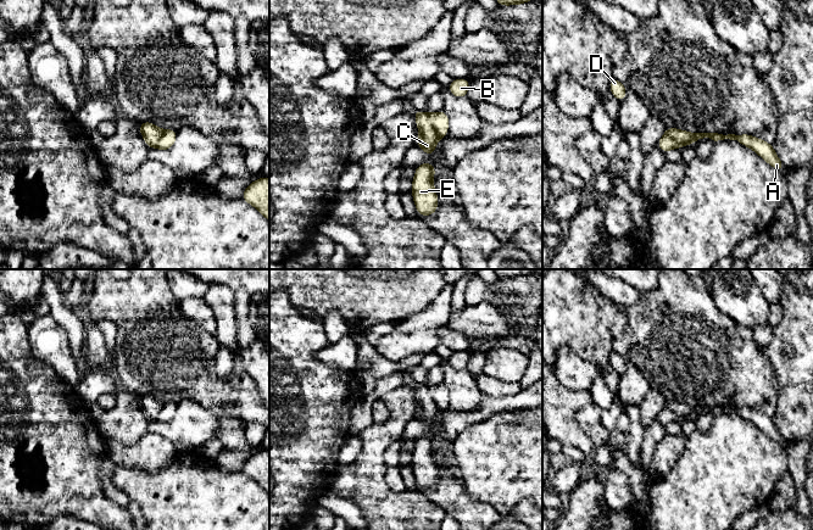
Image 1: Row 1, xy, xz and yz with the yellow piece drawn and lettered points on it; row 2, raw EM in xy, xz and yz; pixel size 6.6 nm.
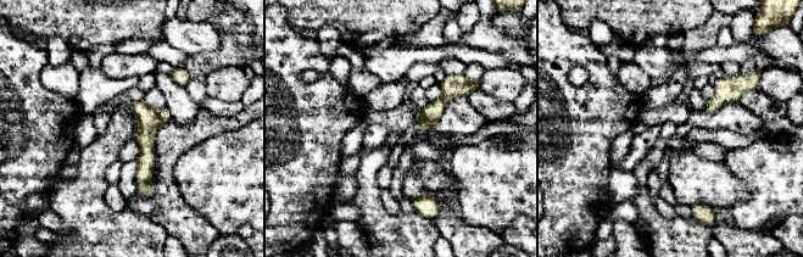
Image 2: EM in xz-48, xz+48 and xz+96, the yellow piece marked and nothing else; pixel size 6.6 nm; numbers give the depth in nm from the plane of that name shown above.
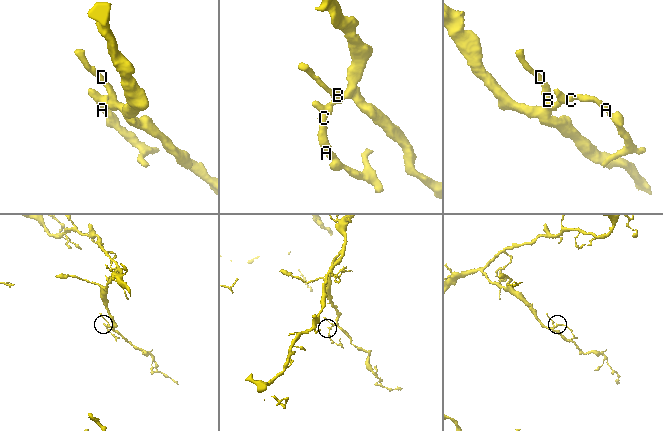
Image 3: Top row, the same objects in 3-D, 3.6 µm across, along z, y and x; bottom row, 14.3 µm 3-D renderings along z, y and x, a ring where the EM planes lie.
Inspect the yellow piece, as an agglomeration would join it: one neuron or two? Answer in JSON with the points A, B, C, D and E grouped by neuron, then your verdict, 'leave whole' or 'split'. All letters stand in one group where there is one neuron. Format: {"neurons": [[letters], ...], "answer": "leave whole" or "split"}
{"neurons": [["A", "C", "E"], ["B", "D"]], "answer": "split"}

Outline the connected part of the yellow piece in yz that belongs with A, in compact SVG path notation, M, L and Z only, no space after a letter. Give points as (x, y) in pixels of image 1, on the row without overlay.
M666 401L664 408L673 412L676 415L679 422L684 418L694 417L695 414L703 412L703 411L709 411L714 414L724 413L724 412L736 413L740 417L742 417L742 418L752 422L754 425L757 425L773 441L779 442L780 445L783 445L786 441L781 436L779 430L776 429L772 417L765 415L758 411L750 408L750 407L723 408L723 407L718 407L718 406L689 406L689 405L676 402L676 401Z

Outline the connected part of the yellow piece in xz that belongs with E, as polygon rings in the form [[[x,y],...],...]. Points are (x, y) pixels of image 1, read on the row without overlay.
[[[428,435],[416,441],[412,454],[412,468],[418,489],[431,489],[438,481],[438,467],[433,457],[435,443],[436,441]]]

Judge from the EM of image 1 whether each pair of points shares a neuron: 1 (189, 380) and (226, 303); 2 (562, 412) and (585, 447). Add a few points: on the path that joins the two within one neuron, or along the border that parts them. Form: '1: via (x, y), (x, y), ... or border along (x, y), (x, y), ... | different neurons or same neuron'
1: border along (213, 336), (220, 346) | different neurons
2: via (562, 420), (578, 439) | same neuron

